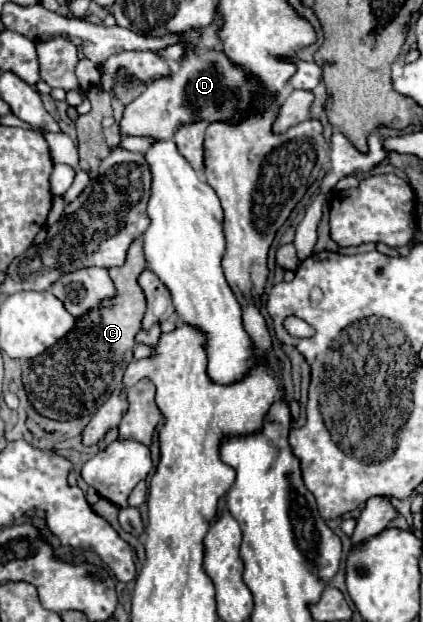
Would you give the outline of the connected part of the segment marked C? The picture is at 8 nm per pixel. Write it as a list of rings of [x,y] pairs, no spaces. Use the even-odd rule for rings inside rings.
[[[136,238],[128,250],[126,262],[120,268],[108,268],[116,290],[114,296],[76,318],[72,332],[60,338],[52,348],[22,362],[22,382],[38,414],[54,420],[74,420],[88,414],[104,394],[108,398],[110,392],[118,388],[126,366],[132,362],[134,338],[140,332],[146,310],[144,290],[138,284],[138,276],[144,270],[146,260],[142,254],[142,240]]]

